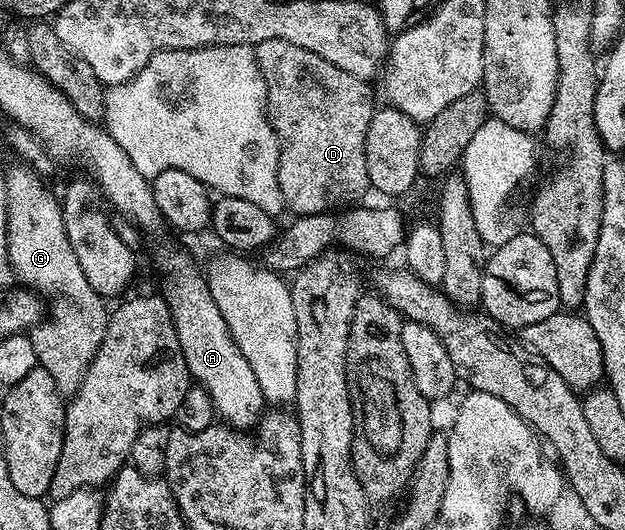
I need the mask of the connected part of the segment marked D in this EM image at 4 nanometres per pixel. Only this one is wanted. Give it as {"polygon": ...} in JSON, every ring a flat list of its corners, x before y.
{"polygon":[[270,38,255,45,254,51,266,82,268,121,280,143,278,182,287,211,296,216,313,216,329,211,328,203,335,196,356,200,370,192,366,170,366,130,370,130,374,103,369,85,354,74,346,74,346,70,338,70,338,66,330,66,326,58,318,58,318,54,310,54,310,50,294,46,294,42]]}

